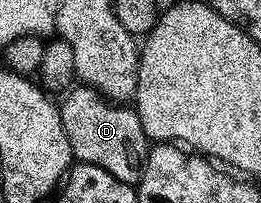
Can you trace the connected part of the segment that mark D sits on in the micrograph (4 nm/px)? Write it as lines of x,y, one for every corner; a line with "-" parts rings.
76,85
71,88
63,96
64,100
59,100
58,106
60,109
60,116
62,117
62,129
66,129
66,141
70,141
70,149
72,150
73,160
89,163
90,165
98,165
98,169
106,169
106,173
110,173
110,177
118,177
118,181
123,183
131,183
133,185
139,184
142,173
144,172
144,163
148,160
148,152
150,150
150,140
142,129
142,121
138,121
138,113
131,106
125,105
120,101
113,101
104,95
101,91
96,91
93,87
87,85

